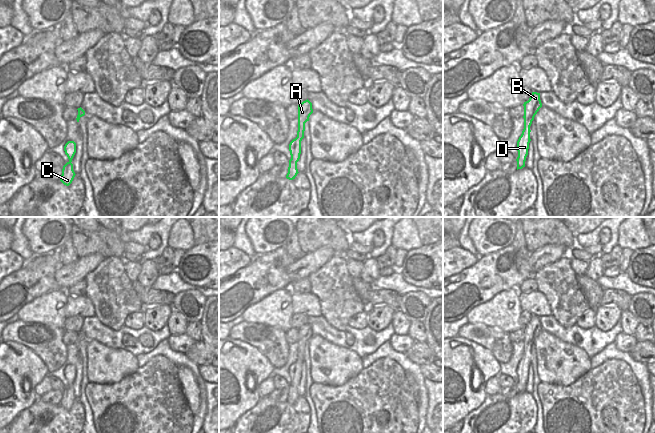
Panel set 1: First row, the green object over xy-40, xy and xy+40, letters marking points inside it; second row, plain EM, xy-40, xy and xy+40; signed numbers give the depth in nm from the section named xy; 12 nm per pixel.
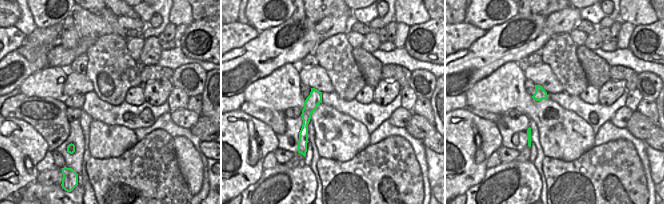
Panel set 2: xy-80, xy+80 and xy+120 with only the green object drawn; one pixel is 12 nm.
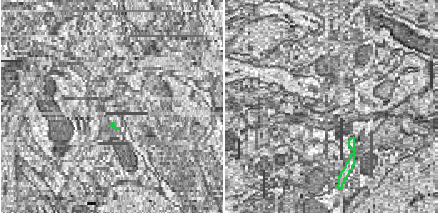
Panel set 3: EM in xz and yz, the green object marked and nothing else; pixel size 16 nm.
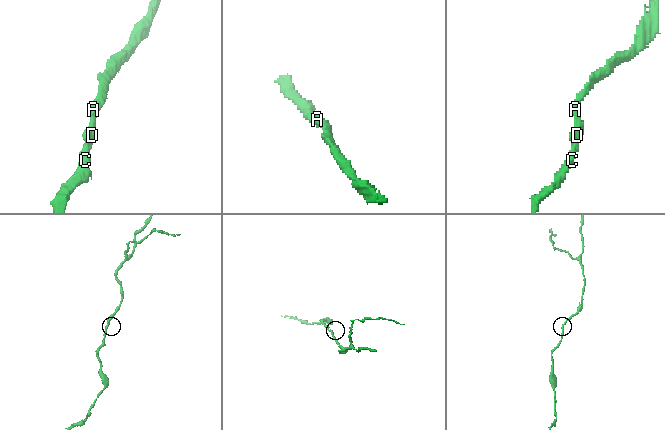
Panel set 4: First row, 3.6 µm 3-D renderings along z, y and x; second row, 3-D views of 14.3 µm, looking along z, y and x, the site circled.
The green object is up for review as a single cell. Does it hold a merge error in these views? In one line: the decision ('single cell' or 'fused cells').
single cell

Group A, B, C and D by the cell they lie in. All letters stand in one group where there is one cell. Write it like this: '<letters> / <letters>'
A B C D

